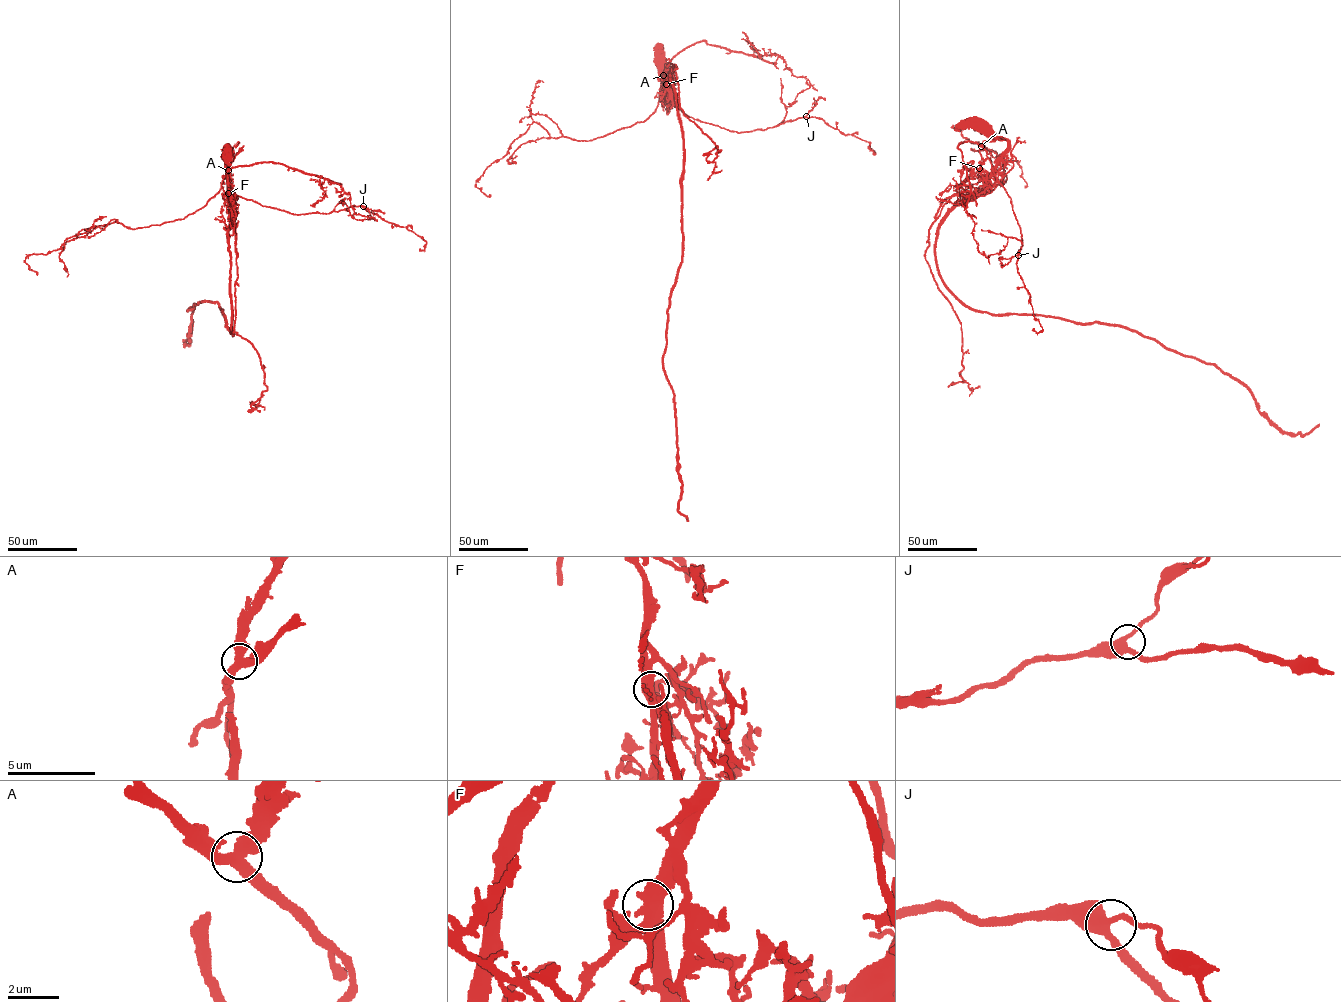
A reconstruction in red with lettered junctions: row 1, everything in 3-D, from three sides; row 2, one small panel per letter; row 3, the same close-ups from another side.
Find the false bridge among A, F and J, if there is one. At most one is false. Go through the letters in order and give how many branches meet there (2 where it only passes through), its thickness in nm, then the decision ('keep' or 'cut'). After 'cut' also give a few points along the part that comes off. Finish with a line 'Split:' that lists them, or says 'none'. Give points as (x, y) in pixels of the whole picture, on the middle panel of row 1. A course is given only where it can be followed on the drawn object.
A: 3 | 440 nm | cut | (663, 75), (658, 105), (648, 118), (603, 136), (551, 138), (533, 123), (475, 182), (491, 195)
F: 3 | 420 nm | keep
J: 3 | 400 nm | keep
Split: A

